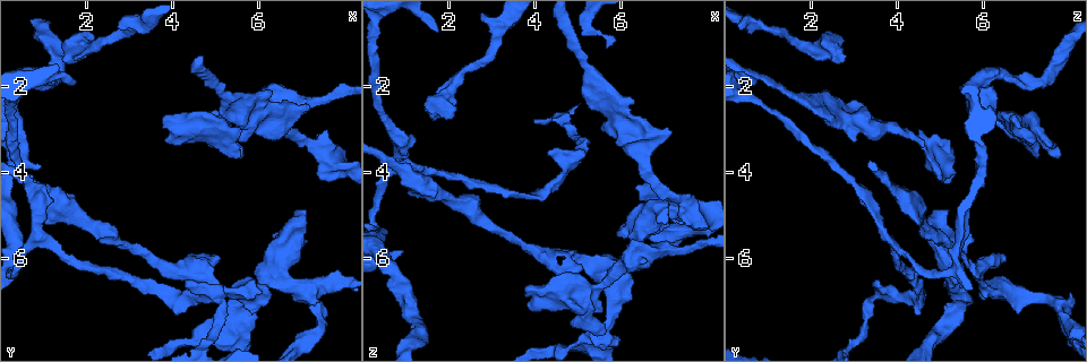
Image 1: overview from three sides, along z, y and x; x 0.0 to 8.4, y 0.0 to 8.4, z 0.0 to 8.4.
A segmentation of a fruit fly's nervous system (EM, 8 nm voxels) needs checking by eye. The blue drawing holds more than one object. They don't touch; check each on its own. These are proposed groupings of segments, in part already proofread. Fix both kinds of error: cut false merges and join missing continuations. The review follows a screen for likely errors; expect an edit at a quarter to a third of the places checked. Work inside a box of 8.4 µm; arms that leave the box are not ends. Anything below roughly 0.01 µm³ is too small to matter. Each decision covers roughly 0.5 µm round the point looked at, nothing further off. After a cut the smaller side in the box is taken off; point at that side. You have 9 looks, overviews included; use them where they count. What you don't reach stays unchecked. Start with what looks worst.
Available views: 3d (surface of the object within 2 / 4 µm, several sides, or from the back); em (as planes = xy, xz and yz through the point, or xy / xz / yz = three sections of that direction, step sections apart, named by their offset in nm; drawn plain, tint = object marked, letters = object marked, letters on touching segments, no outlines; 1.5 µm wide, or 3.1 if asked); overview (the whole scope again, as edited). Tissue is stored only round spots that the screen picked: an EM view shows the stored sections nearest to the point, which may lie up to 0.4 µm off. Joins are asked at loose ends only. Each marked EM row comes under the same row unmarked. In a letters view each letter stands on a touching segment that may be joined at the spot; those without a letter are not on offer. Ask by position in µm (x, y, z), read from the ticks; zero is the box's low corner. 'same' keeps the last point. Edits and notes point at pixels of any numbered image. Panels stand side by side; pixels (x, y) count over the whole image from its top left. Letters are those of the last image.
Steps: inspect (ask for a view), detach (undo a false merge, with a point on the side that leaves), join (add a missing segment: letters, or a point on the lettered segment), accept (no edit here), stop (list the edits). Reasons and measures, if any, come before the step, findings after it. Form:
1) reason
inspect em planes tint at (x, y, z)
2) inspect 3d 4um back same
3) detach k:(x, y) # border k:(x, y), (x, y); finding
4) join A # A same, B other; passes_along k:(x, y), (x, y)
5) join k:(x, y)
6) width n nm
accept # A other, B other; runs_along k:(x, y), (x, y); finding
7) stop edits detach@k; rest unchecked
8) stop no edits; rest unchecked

inspect em planes tint at (1.70, 1.90, 0.75)

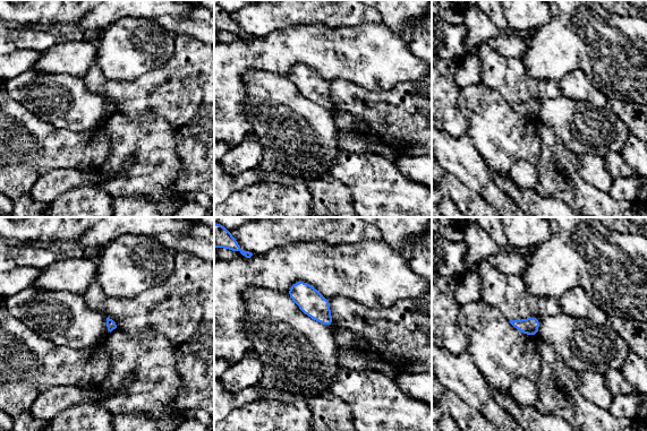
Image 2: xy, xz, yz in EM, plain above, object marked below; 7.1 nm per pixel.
see the neighbours
inspect em planes letters same

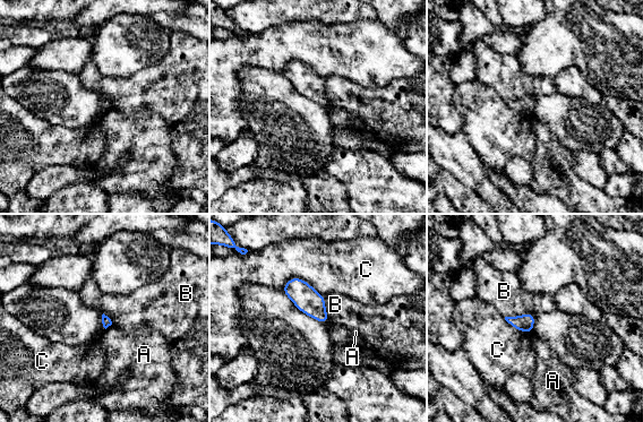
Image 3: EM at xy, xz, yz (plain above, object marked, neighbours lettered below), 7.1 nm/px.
accept # A other, B other, C other; none of them fits

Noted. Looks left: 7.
an open end
inspect 3d 2um at (0.95, 3.90, 5.85)

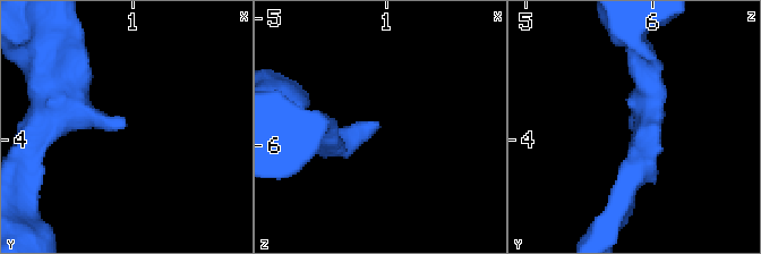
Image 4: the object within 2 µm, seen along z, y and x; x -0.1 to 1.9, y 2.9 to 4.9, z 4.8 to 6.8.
inspect em xy step 4 tint at (0.92, 3.90, 5.82)

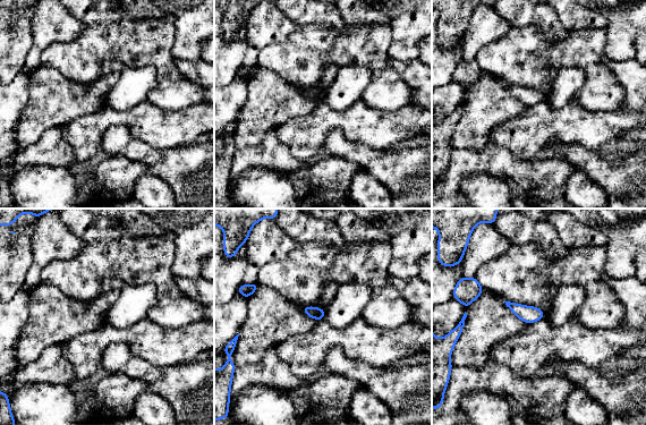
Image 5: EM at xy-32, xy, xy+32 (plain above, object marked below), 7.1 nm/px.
inspect em planes letters same

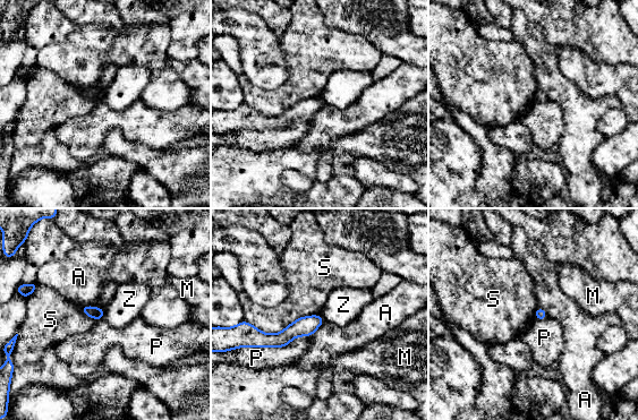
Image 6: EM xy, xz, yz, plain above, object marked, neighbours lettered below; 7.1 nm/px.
accept # A other, M other, P other, S other, Z other; no lettered segment goes on from it

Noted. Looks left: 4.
branch stops here
inspect 3d 2um back at (7.05, 2.45, 3.00)

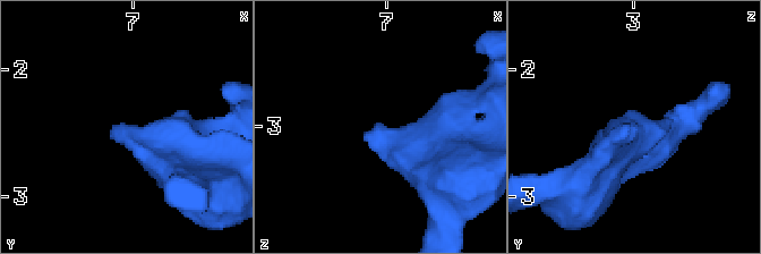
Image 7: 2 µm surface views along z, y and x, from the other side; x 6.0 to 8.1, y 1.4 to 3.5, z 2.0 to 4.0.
inspect em planes letters at (7.10, 2.48, 2.96)

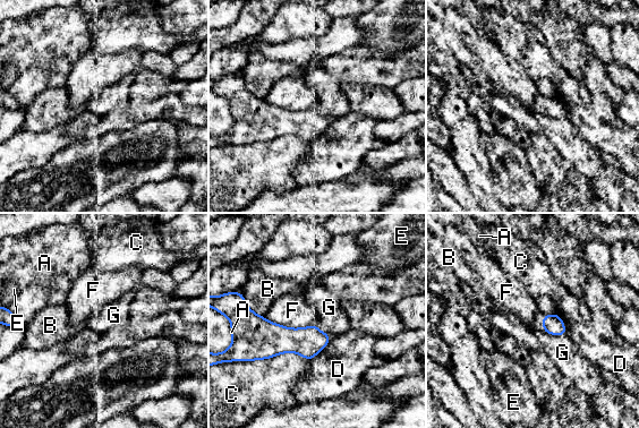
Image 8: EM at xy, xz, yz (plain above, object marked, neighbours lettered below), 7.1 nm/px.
accept # A other, B other, C other, D other, E other, F other, G other; border 8:(263, 316), (288, 327), (315, 324); no lettered segment goes on from it

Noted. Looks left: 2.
free end
inspect em planes tint at (5.50, 3.60, 7.20)

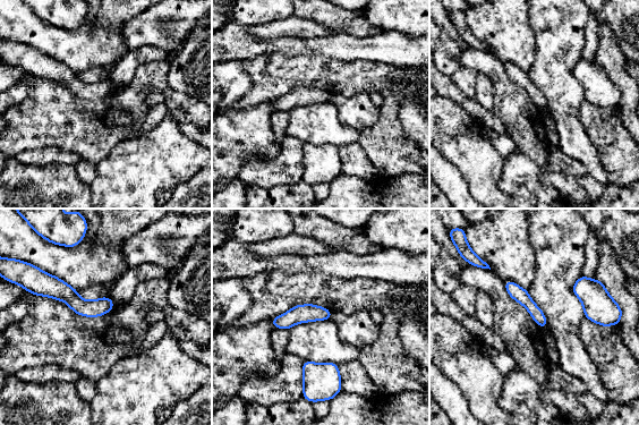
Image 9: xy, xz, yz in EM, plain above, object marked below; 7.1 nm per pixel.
see the neighbours
inspect em planes letters same

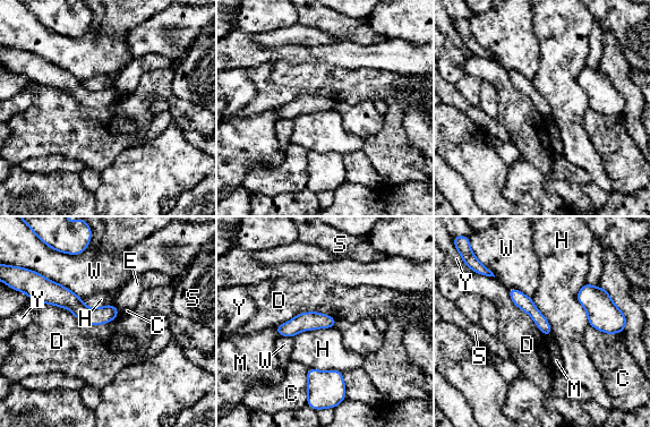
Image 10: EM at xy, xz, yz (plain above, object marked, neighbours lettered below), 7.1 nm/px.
accept # C other, D other, E other, H other, M other, S other, W other, Y other; border 10:(34, 299), (93, 324), (119, 313); none of them fits

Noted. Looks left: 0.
stop no edits; rest unchecked

